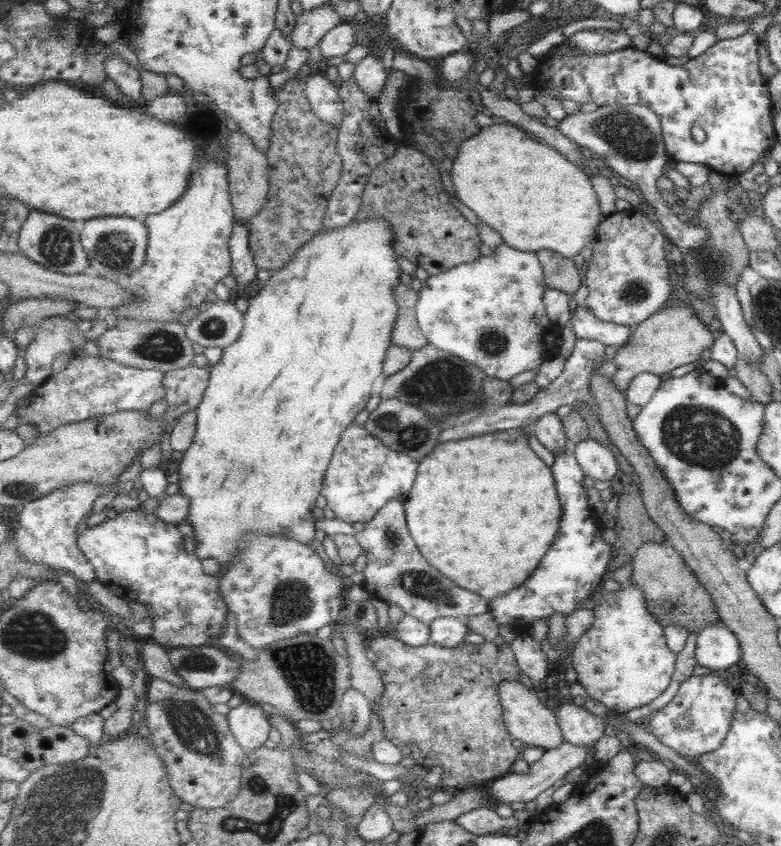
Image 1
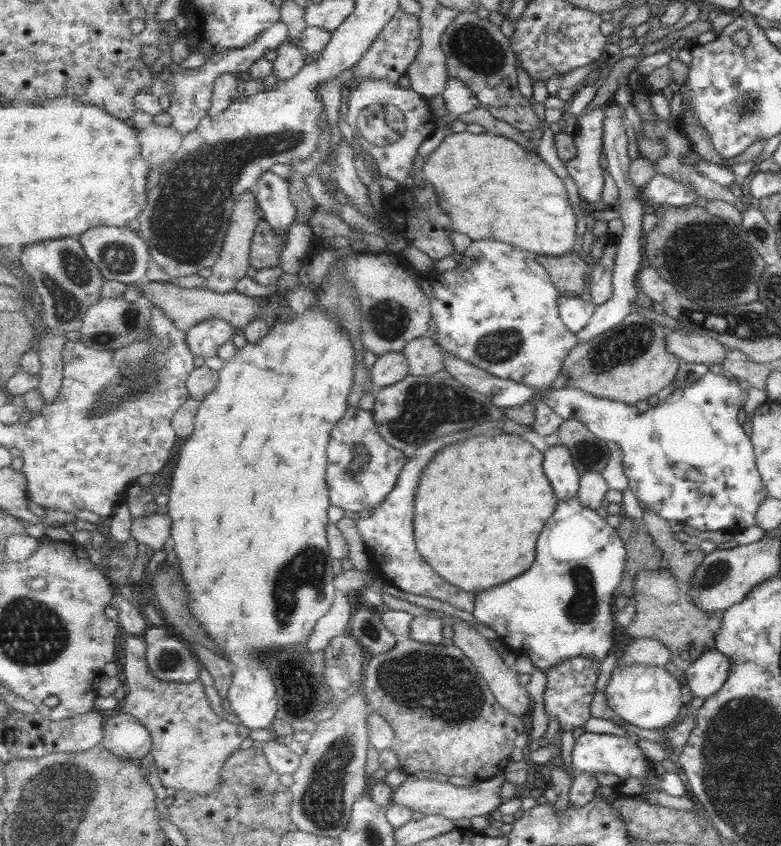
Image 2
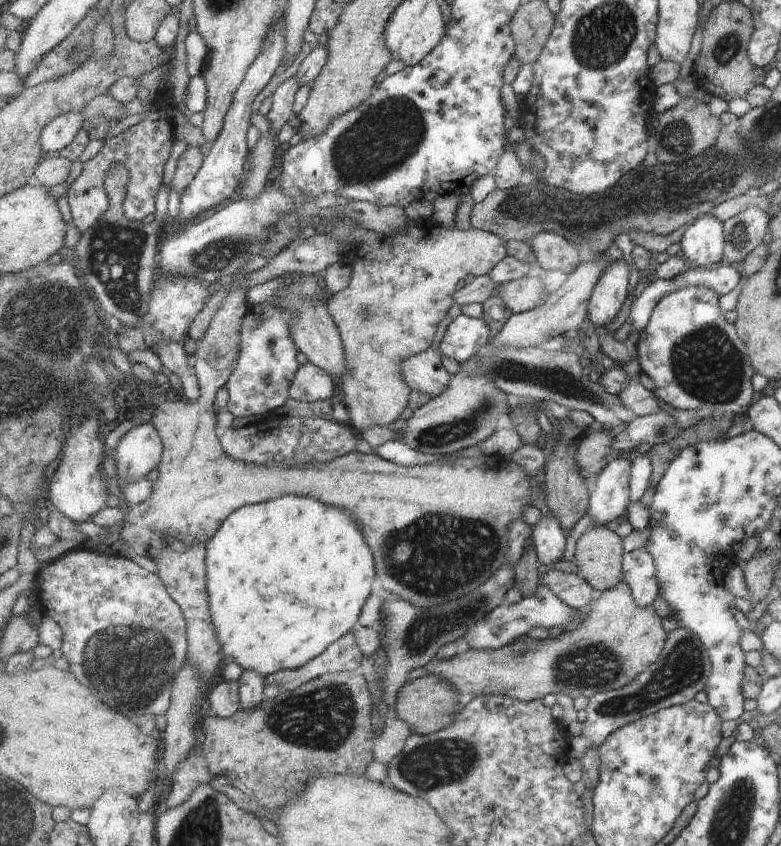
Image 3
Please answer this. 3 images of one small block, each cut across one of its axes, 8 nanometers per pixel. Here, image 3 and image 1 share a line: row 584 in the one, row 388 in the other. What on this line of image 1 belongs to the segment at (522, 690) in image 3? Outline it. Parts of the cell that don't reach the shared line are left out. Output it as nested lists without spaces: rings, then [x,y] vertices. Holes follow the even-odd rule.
[[[681,303],[653,313],[634,329],[629,342],[620,347],[611,360],[618,368],[612,381],[623,394],[638,374],[652,372],[661,375],[671,373],[671,370],[679,366],[687,369],[691,362],[696,362],[703,349],[710,348],[713,344],[713,334],[693,315],[693,308]]]

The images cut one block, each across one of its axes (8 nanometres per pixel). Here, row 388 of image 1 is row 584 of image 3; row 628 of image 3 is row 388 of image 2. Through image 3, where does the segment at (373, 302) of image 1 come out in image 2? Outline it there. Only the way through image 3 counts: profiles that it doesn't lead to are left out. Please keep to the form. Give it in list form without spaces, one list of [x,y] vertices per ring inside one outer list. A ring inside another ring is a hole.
[[[319,304],[309,307],[301,315],[296,315],[287,321],[271,323],[270,331],[259,342],[248,342],[237,349],[231,360],[225,362],[219,370],[219,384],[202,401],[200,410],[194,421],[195,432],[181,446],[179,460],[172,474],[170,490],[165,501],[168,515],[171,517],[174,541],[173,549],[180,563],[182,576],[190,594],[191,612],[203,625],[207,634],[222,648],[232,669],[232,683],[228,691],[229,706],[235,712],[233,718],[239,719],[254,731],[271,728],[273,721],[279,716],[280,698],[277,685],[269,670],[262,663],[260,656],[266,650],[274,650],[280,646],[308,642],[314,628],[336,602],[335,579],[333,574],[333,560],[328,542],[329,507],[332,506],[328,487],[328,445],[331,444],[331,434],[335,426],[341,422],[343,415],[349,410],[349,396],[357,389],[354,381],[356,371],[356,352],[353,348],[348,330],[338,320],[338,316],[331,316],[326,308]]]

